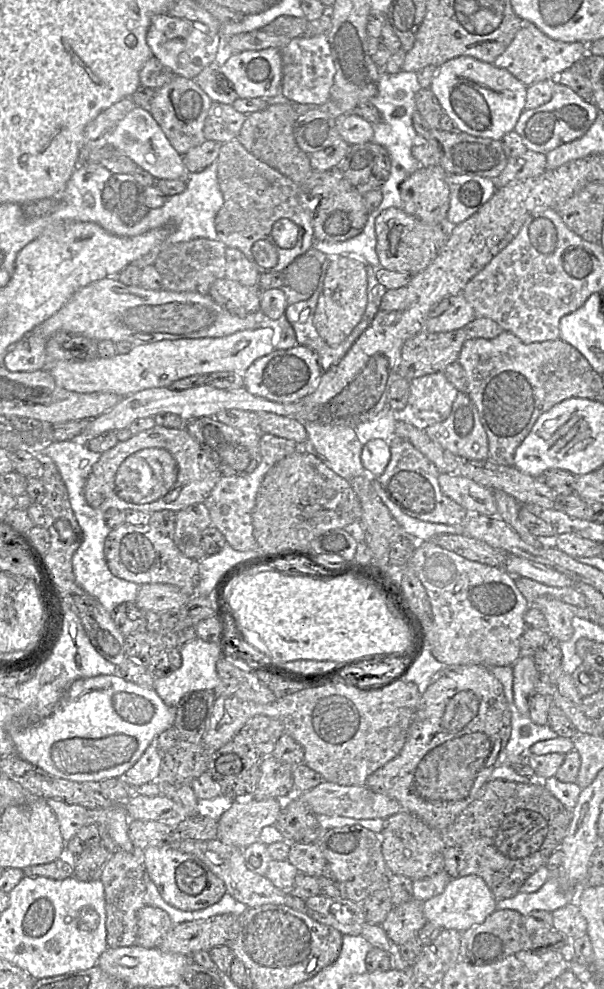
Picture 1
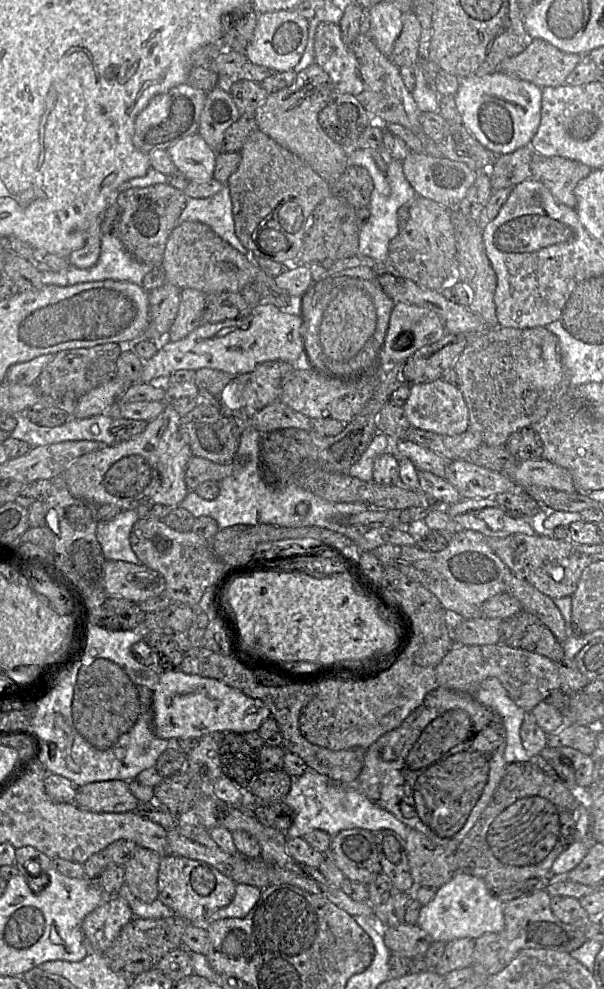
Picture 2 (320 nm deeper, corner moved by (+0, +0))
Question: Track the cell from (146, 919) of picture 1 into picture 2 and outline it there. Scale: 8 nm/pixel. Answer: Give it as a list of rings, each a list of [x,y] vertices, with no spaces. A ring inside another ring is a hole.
[[[107,896],[84,918],[81,925],[88,953],[104,953],[121,929],[133,918],[133,912],[124,899],[119,896]]]

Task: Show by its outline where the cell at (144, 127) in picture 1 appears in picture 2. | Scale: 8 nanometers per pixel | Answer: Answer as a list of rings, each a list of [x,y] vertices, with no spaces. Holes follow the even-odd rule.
[[[198,133],[178,140],[167,151],[178,171],[189,181],[206,182],[213,178],[217,153]]]

